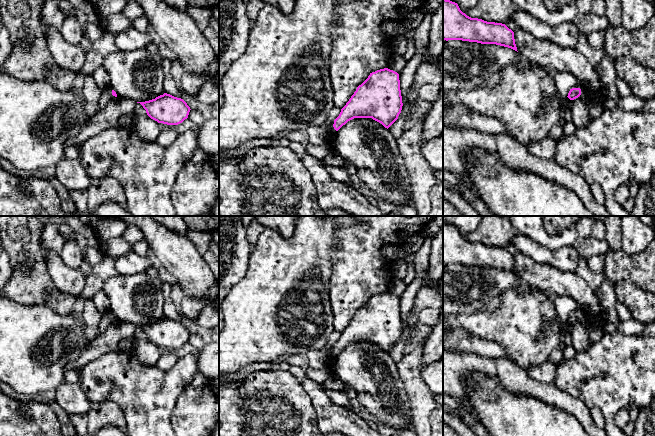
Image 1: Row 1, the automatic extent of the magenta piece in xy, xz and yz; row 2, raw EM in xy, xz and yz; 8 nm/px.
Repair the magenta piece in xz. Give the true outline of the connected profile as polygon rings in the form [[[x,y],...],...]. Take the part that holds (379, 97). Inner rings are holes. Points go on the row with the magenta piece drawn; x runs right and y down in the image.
[[[388,68],[370,73],[357,87],[328,131],[329,139],[354,118],[372,118],[389,128],[402,110],[399,74]]]

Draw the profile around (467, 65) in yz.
[[[443,40],[443,91],[494,87],[506,67],[525,69],[530,66],[529,61],[508,47]]]

